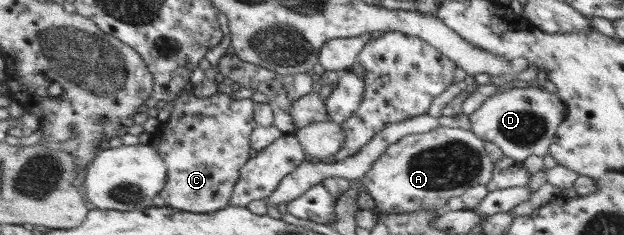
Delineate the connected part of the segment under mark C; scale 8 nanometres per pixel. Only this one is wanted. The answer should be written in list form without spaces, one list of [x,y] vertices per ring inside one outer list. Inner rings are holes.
[[[193,92],[177,98],[170,118],[161,123],[159,128],[161,139],[149,143],[159,150],[159,154],[162,154],[169,166],[169,184],[160,194],[167,205],[196,213],[214,213],[227,208],[241,179],[243,167],[251,160],[253,133],[259,125],[256,118],[256,102],[251,98],[235,100],[221,93],[210,98],[197,98]]]

